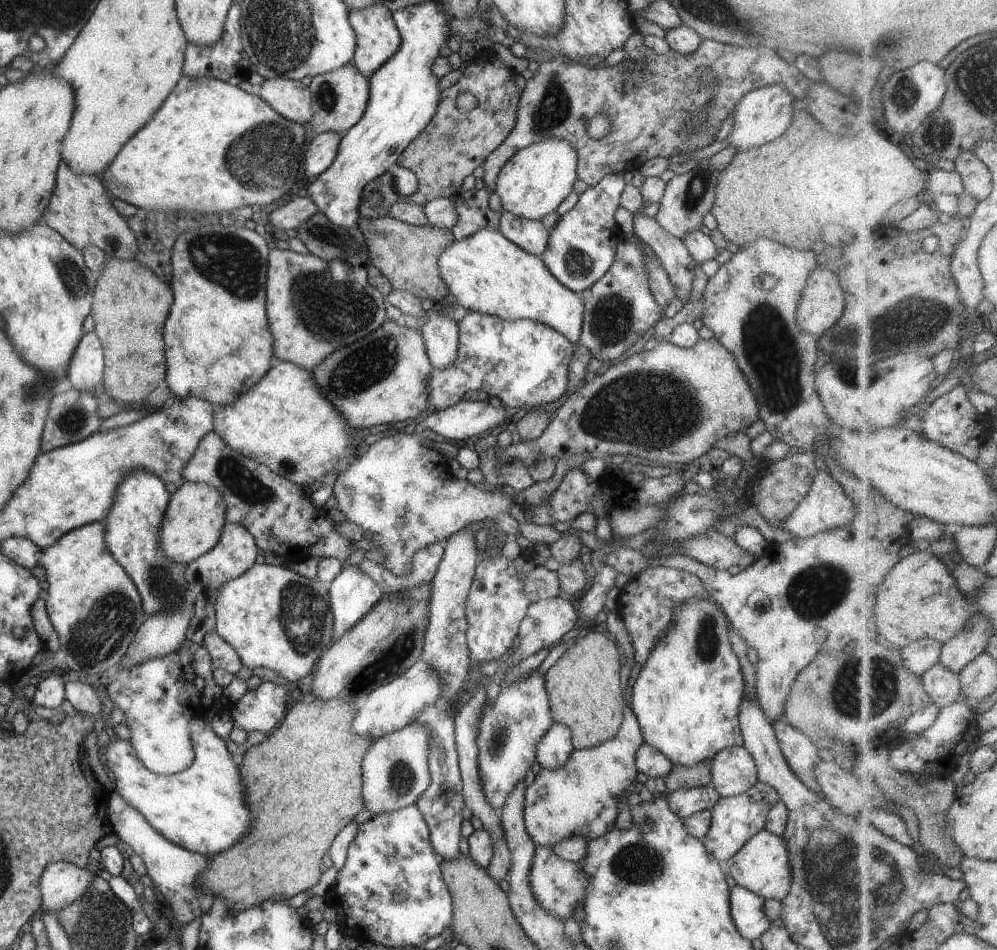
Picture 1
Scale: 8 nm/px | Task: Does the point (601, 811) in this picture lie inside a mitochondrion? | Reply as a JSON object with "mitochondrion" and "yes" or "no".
{"mitochondrion":"no"}

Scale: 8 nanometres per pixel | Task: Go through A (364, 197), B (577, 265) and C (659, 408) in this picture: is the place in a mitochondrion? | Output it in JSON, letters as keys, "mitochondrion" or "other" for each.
{"A":"other","B":"mitochondrion","C":"mitochondrion"}

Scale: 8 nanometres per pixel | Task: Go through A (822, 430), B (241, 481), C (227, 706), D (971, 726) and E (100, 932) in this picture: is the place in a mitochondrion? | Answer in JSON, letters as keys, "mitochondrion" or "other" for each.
{"A":"other","B":"mitochondrion","C":"other","D":"other","E":"mitochondrion"}

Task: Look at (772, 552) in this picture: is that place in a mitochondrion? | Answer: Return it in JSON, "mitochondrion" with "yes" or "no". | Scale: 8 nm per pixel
{"mitochondrion":"no"}

